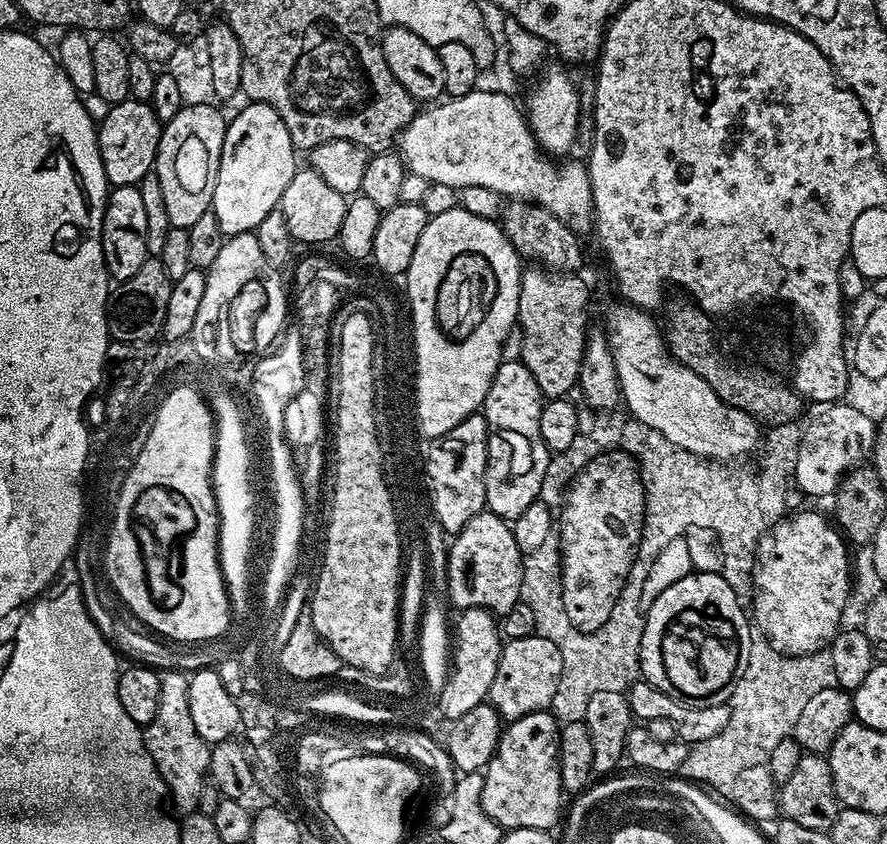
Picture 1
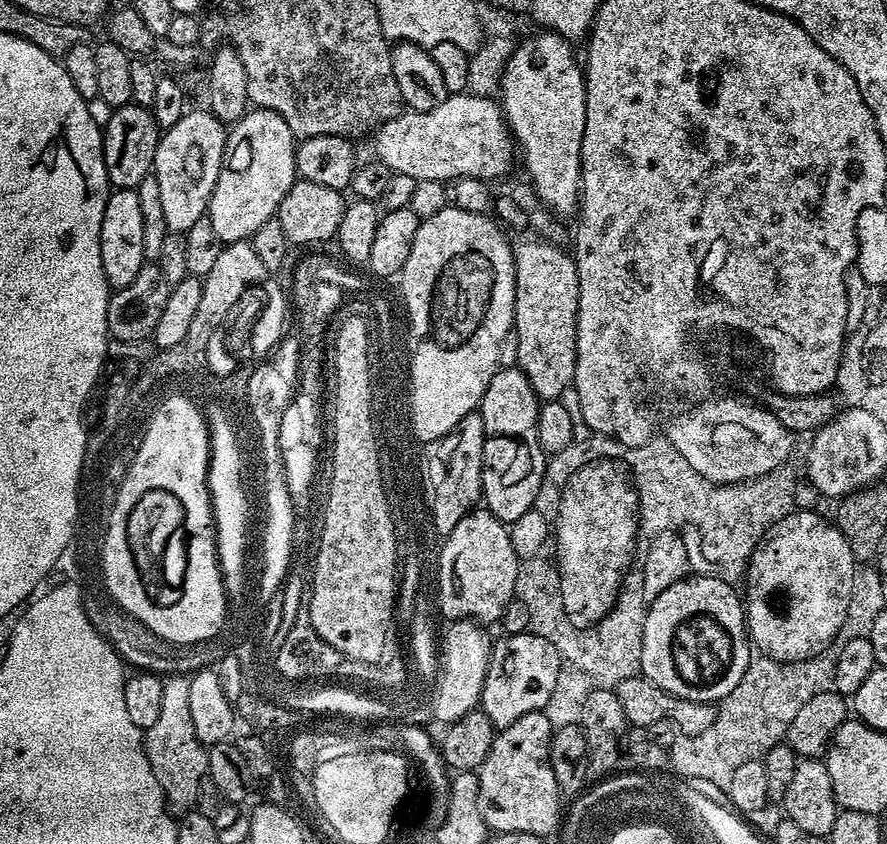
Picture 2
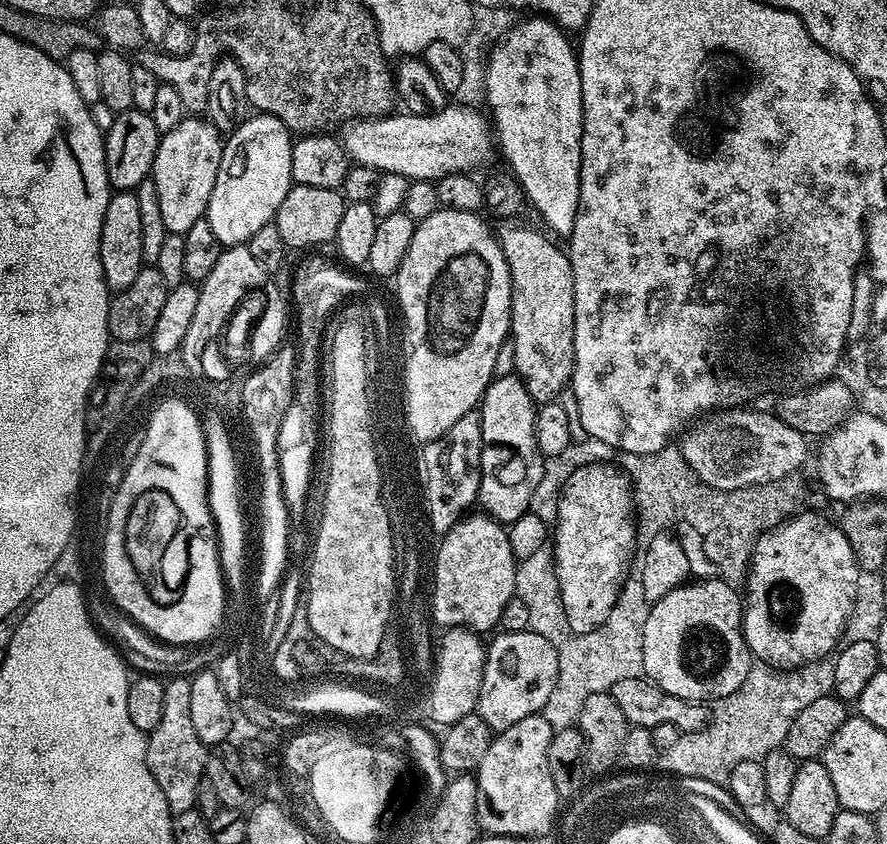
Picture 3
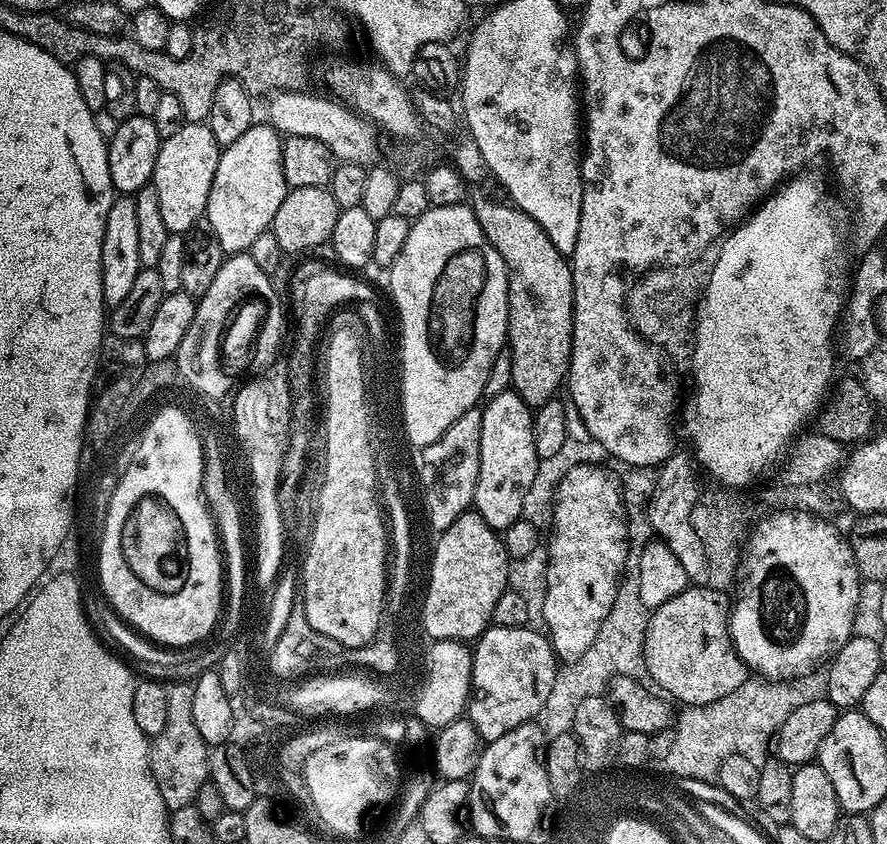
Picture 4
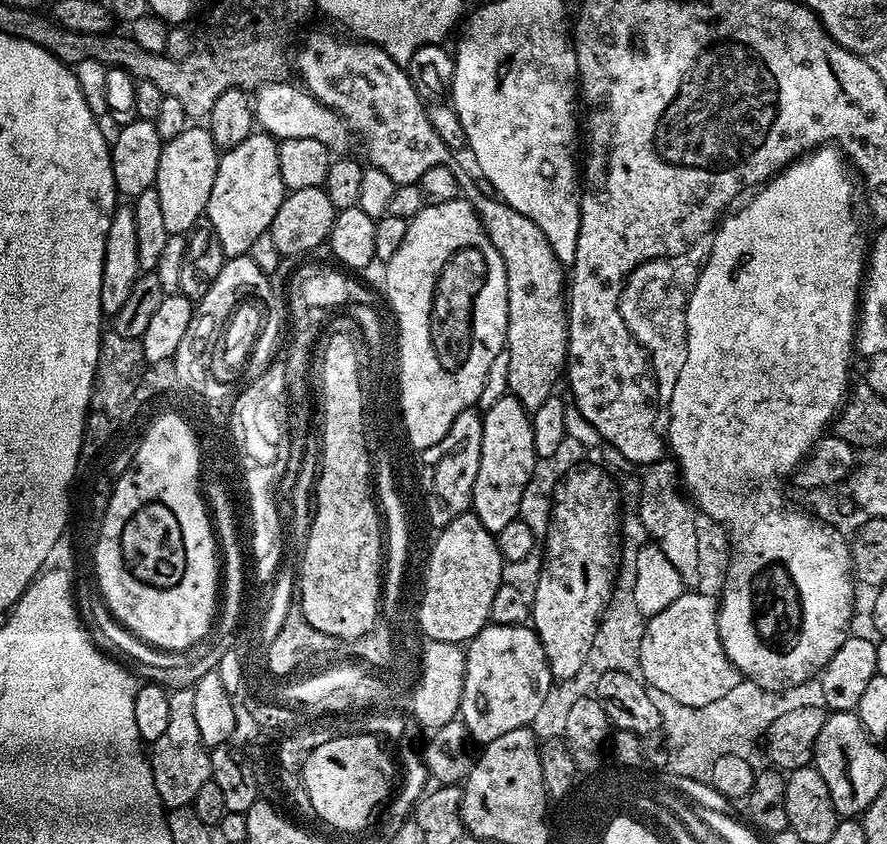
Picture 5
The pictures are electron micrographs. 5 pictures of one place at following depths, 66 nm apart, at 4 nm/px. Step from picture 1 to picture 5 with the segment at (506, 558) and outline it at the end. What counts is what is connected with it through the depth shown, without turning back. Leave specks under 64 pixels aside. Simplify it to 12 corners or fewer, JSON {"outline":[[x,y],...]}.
{"outline":[[476,513],[430,544],[428,640],[463,645],[490,621],[502,554]]}

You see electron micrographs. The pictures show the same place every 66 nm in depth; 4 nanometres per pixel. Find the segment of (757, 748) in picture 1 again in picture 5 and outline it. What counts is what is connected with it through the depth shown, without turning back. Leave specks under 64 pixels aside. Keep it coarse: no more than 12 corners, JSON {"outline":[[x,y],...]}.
{"outline":[[744,678],[706,706],[661,703],[667,771],[707,781],[751,757],[768,727],[824,708],[820,679],[773,690]]}

